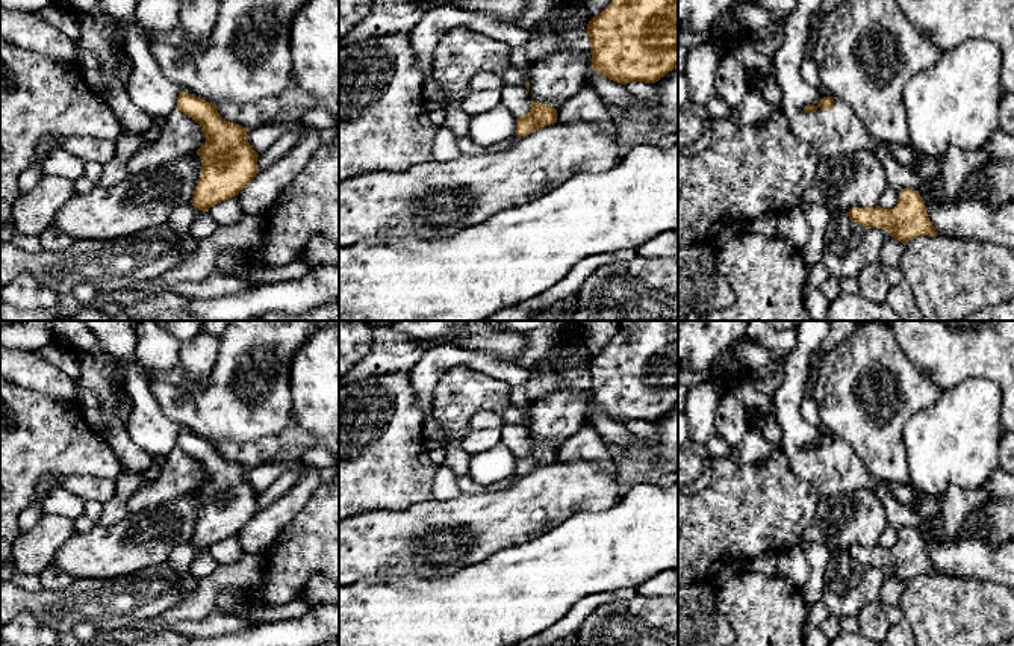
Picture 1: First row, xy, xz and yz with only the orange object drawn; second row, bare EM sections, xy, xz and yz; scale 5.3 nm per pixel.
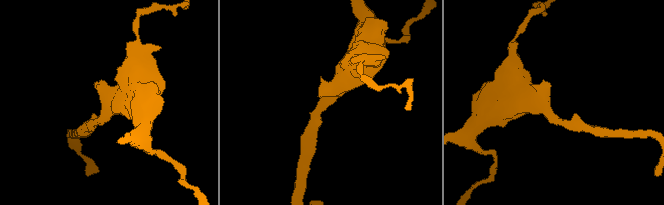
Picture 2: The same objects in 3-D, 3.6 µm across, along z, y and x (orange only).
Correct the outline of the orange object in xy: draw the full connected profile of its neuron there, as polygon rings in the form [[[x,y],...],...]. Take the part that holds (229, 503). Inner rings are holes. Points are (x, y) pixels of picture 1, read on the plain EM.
[[[180,431],[177,449],[198,461],[206,475],[206,481],[197,489],[201,513],[191,542],[209,551],[215,543],[236,536],[250,525],[259,513],[259,493],[247,478],[248,467],[222,458],[218,445],[189,431]]]

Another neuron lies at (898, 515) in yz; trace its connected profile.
[[[873,481],[869,487],[876,493],[879,501],[882,502],[887,514],[887,523],[890,526],[908,526],[919,531],[925,525],[925,522],[917,517],[913,510],[907,508],[905,505],[896,501],[896,498],[885,487],[884,483]]]

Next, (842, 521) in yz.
[[[870,487],[835,493],[820,498],[799,546],[822,543],[832,554],[848,554],[852,546],[879,545],[887,525],[884,505]]]

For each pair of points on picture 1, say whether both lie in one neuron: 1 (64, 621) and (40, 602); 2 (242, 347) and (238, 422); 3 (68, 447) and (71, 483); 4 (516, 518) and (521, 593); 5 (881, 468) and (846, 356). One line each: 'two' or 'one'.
1: one
2: one
3: two
4: two
5: one

